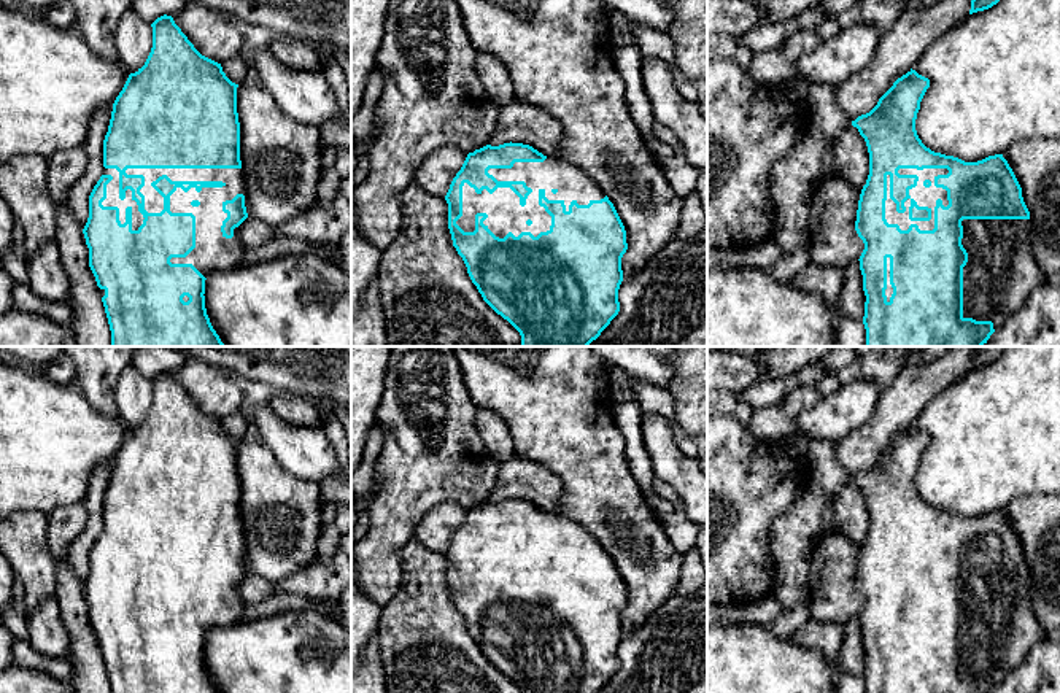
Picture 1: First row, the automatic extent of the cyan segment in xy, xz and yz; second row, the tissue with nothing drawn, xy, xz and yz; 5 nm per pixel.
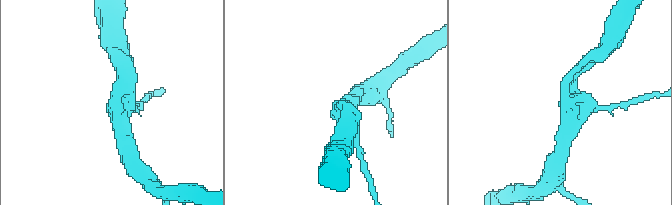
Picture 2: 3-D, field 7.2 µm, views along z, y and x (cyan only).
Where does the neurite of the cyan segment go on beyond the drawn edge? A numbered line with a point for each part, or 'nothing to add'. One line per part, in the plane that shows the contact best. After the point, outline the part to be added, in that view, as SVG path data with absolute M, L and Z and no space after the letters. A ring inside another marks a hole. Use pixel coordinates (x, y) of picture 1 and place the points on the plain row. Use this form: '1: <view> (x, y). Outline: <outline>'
1: xz (502, 563). Outline: M547 513L544 518L515 518L512 525L489 525L497 537L524 537L532 548L526 561L520 561L520 553L510 544L497 544L493 550L483 545L475 548L467 539L462 542L462 572L456 580L464 588L475 587L475 571L486 569L483 580L499 594L509 588L518 593L531 588L537 593L550 587L551 572L539 561L539 547L545 547L548 556L563 556L566 567L575 556L588 561L591 556L605 553L599 540L577 521L561 515Z

